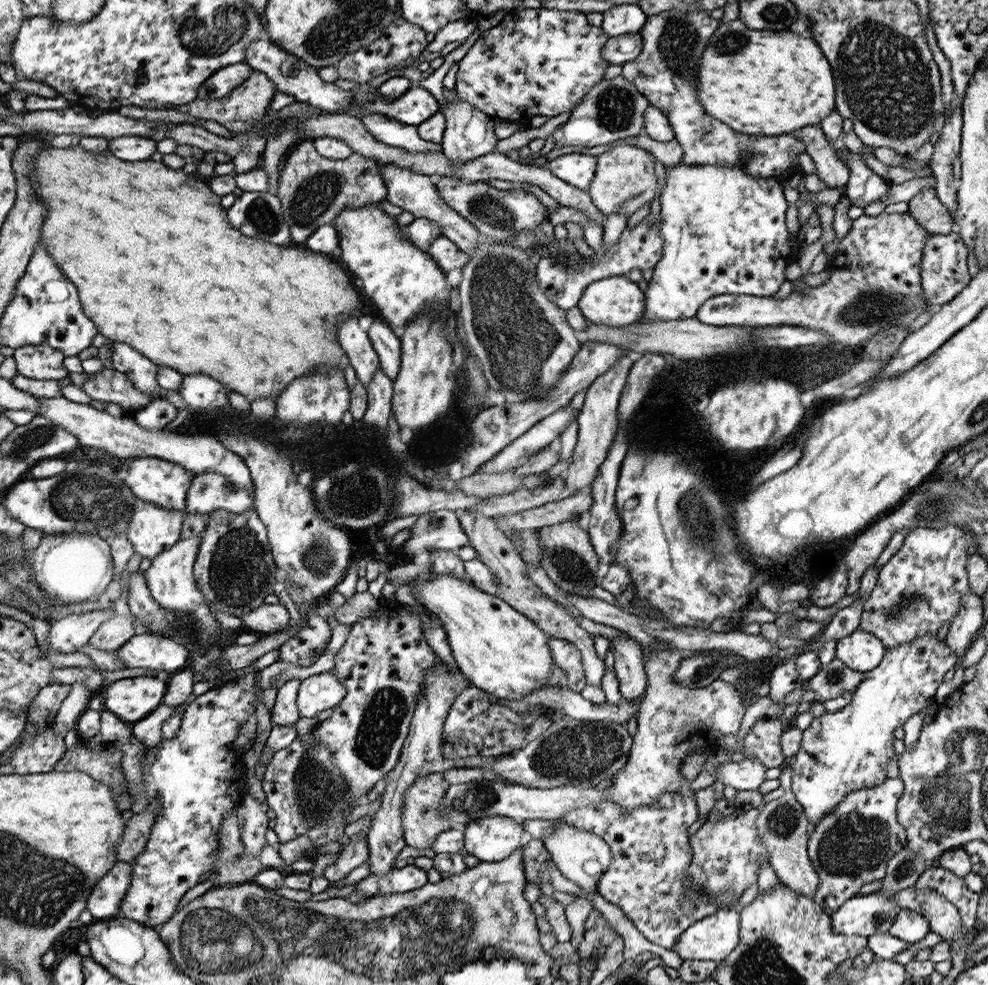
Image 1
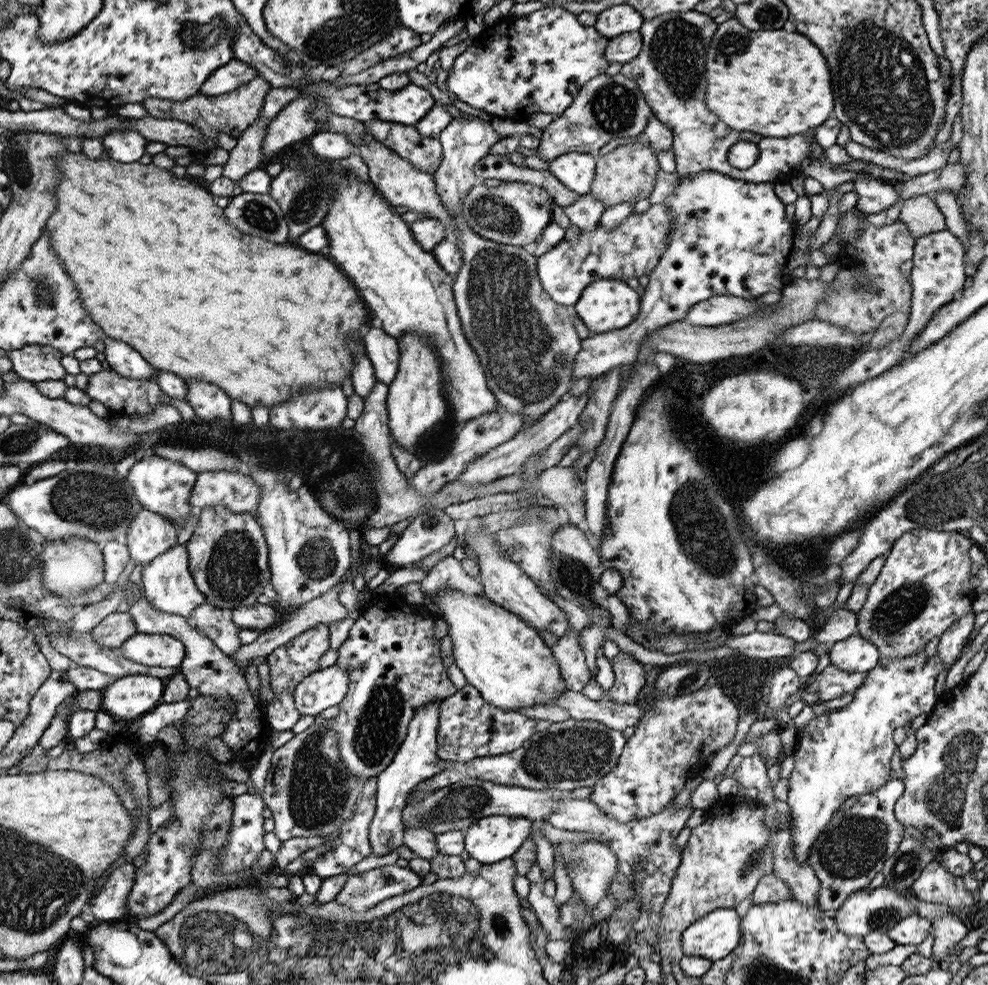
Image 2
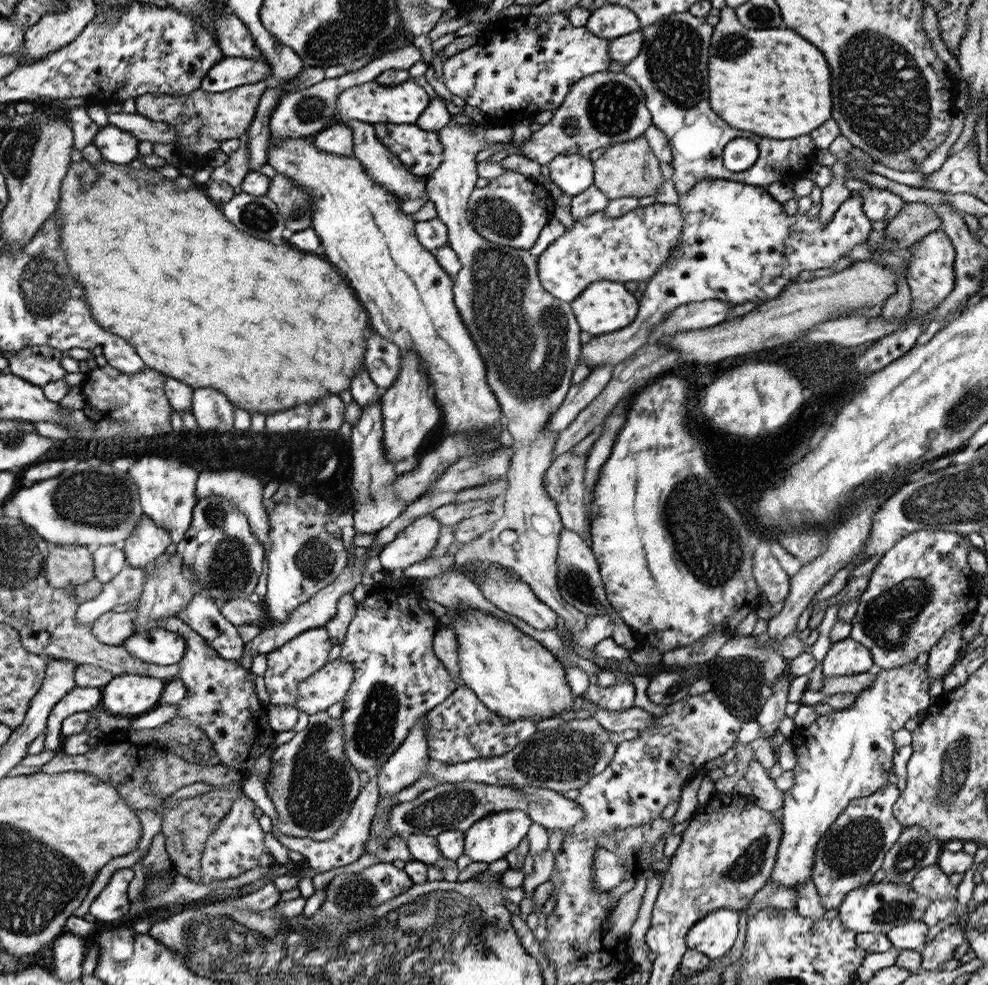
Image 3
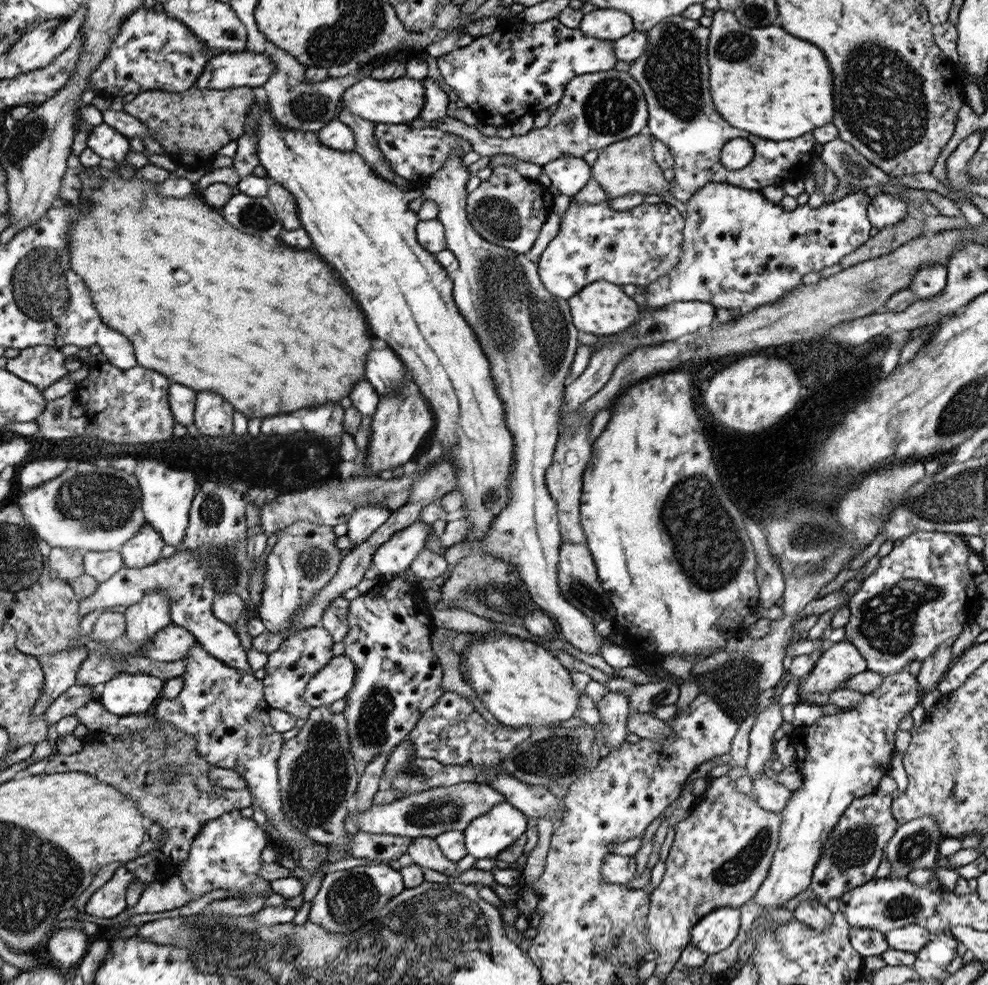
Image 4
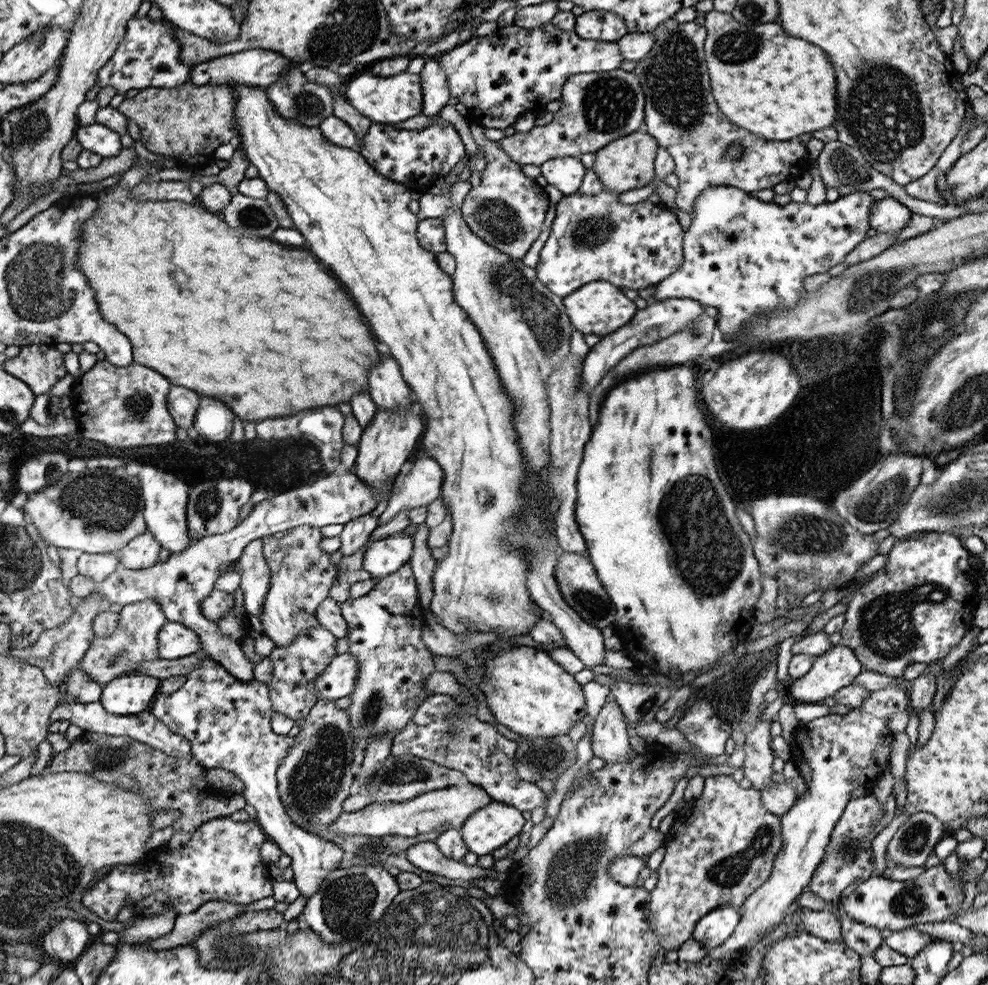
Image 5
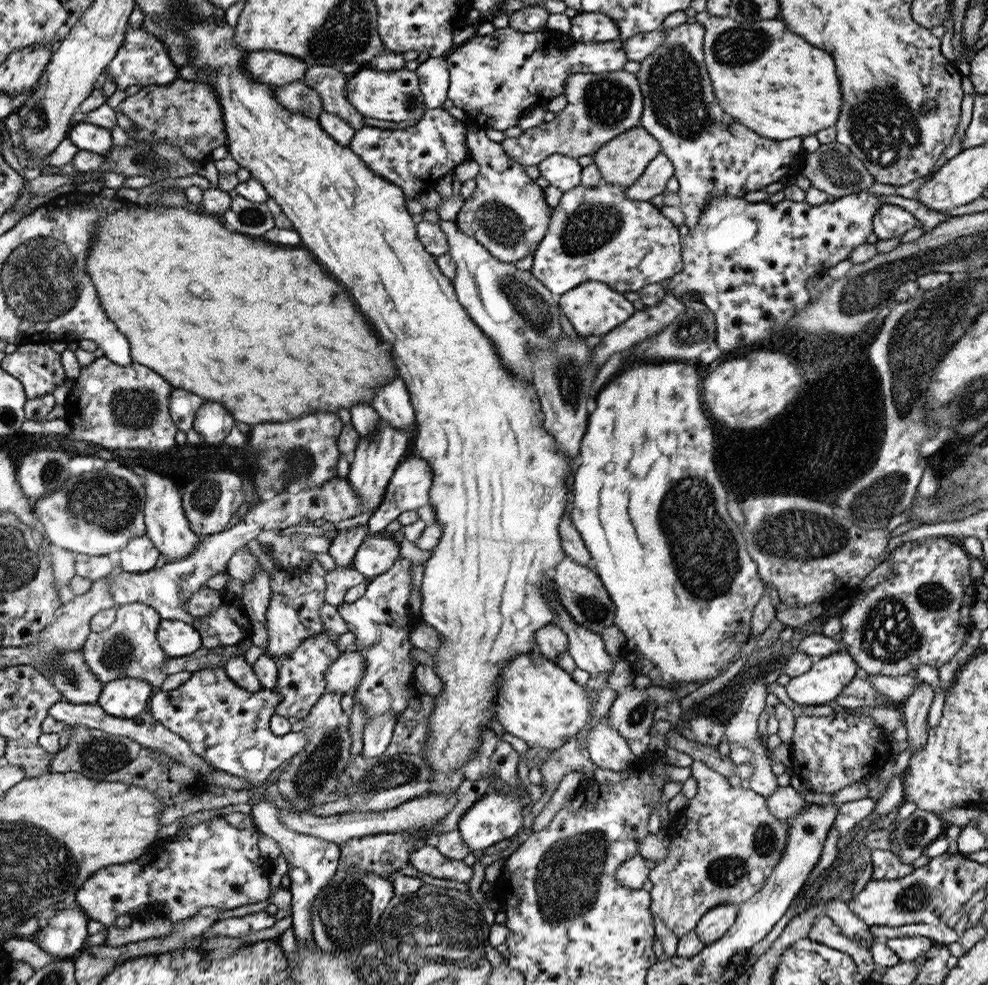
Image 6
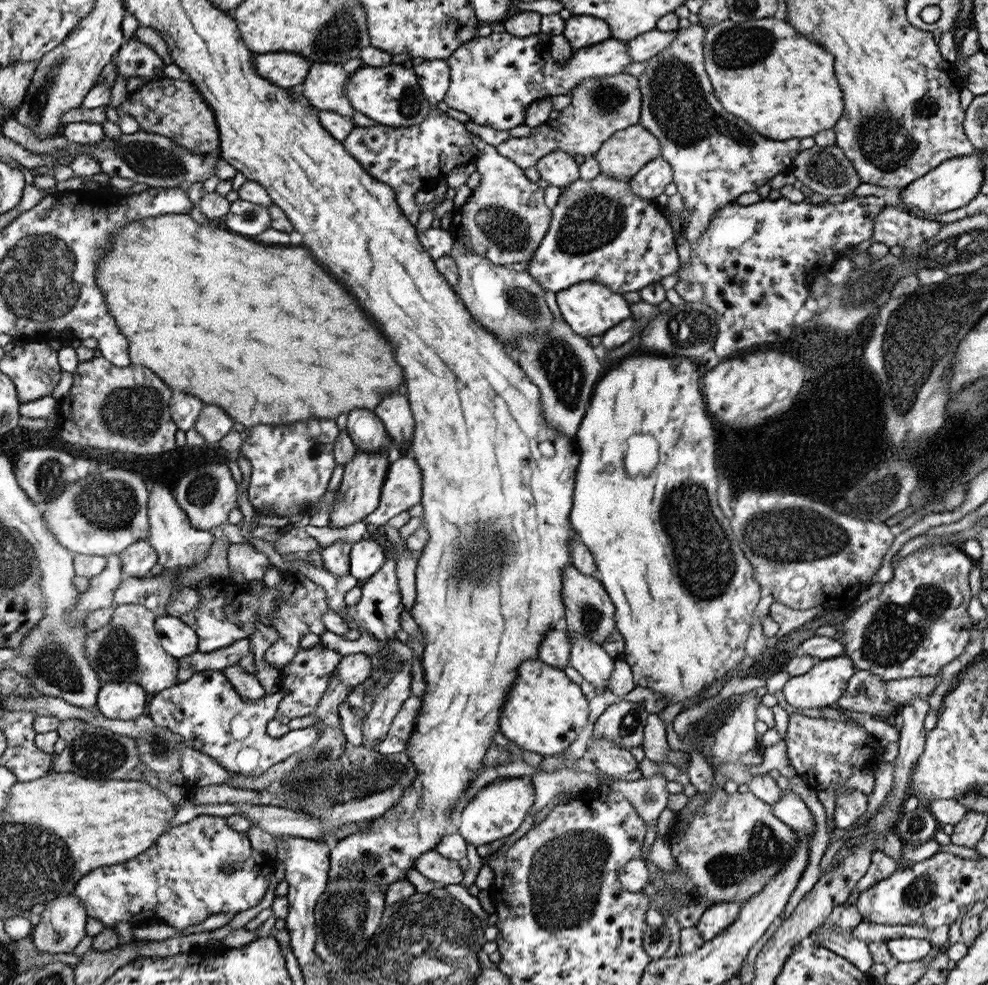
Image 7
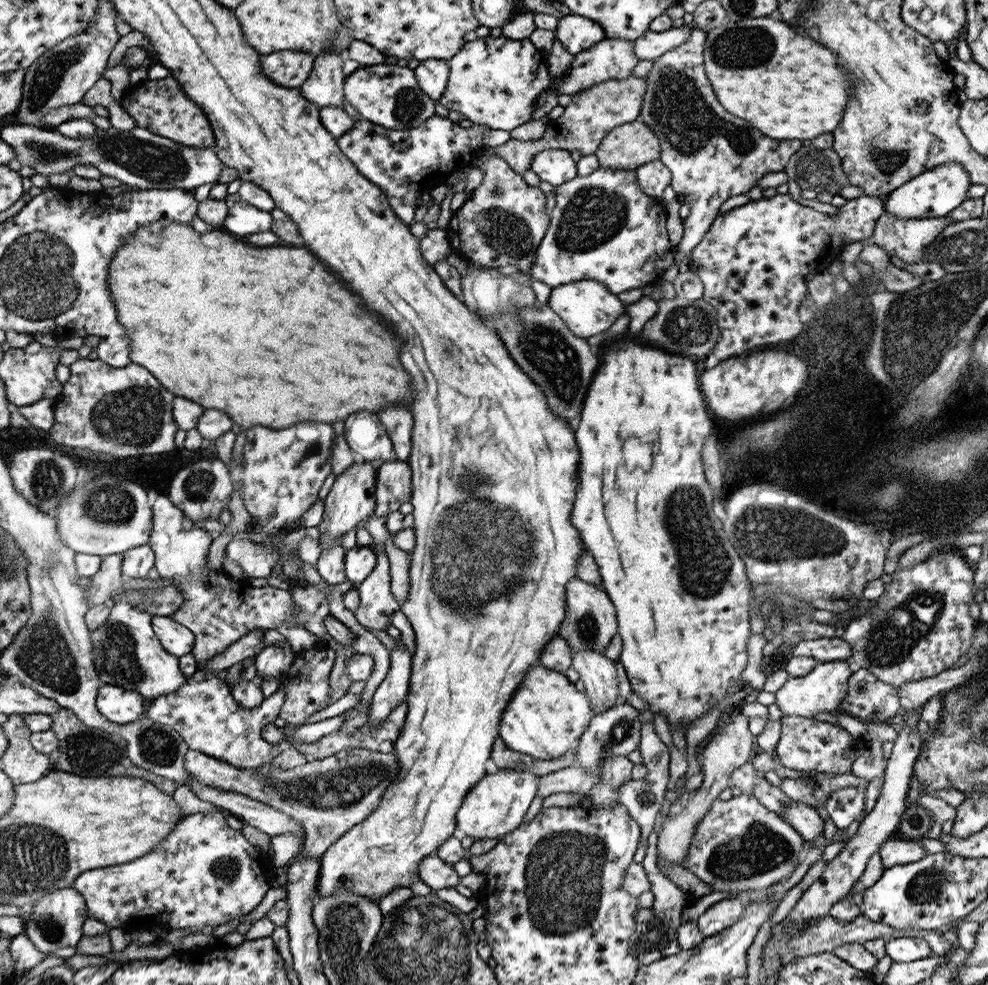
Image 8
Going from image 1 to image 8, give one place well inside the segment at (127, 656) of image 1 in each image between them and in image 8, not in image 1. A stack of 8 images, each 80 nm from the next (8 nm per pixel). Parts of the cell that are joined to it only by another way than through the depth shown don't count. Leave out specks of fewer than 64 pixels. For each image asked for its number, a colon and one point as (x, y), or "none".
2: (163, 650)
3: (162, 647)
4: (174, 643)
5: (175, 640)
6: (178, 639)
7: (179, 640)
8: (176, 638)

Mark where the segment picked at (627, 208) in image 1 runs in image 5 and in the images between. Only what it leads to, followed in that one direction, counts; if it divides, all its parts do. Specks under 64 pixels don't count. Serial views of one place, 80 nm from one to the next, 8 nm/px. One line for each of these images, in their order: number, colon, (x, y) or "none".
2: (628, 173)
3: (630, 169)
4: (628, 167)
5: (626, 164)

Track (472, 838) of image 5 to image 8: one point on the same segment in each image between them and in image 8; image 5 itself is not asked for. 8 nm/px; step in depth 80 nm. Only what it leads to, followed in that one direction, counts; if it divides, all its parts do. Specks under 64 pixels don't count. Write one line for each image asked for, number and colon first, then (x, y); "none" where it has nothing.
6: (495, 816)
7: (497, 810)
8: (496, 806)

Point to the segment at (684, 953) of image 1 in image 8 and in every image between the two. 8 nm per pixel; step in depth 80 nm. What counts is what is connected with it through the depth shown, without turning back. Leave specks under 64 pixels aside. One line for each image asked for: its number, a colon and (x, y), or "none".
2: (717, 934)
3: (714, 935)
4: (714, 932)
5: (714, 928)
6: (713, 924)
7: (716, 918)
8: (719, 916)

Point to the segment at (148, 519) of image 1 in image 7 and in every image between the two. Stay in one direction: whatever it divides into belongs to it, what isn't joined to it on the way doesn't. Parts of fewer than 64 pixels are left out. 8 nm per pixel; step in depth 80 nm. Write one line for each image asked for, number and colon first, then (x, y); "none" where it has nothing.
2: (150, 534)
3: (150, 541)
4: (145, 549)
5: (142, 552)
6: (140, 556)
7: (138, 560)

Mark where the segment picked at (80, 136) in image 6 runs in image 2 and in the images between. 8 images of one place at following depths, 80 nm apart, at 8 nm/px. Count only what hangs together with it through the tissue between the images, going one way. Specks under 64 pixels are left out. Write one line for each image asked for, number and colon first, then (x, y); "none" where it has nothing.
2: (126, 146)
3: (115, 145)
4: (106, 141)
5: (97, 138)

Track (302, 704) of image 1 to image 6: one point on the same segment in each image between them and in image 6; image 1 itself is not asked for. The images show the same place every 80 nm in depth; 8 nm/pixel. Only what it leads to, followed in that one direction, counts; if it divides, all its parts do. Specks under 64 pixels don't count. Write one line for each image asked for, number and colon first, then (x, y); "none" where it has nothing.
2: (325, 688)
3: (328, 686)
4: (334, 682)
5: (339, 679)
6: (344, 676)

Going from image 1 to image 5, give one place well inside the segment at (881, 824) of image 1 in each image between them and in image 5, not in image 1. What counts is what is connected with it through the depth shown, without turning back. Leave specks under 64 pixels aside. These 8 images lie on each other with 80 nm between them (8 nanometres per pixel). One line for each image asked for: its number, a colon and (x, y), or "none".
2: (851, 850)
3: (852, 850)
4: (851, 854)
5: (847, 860)

